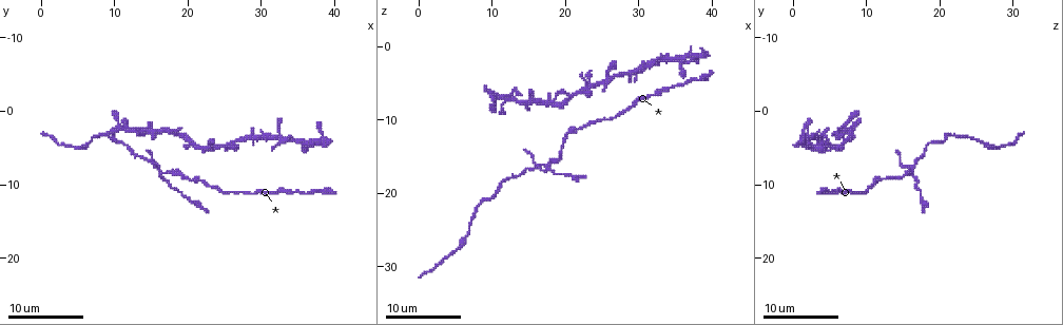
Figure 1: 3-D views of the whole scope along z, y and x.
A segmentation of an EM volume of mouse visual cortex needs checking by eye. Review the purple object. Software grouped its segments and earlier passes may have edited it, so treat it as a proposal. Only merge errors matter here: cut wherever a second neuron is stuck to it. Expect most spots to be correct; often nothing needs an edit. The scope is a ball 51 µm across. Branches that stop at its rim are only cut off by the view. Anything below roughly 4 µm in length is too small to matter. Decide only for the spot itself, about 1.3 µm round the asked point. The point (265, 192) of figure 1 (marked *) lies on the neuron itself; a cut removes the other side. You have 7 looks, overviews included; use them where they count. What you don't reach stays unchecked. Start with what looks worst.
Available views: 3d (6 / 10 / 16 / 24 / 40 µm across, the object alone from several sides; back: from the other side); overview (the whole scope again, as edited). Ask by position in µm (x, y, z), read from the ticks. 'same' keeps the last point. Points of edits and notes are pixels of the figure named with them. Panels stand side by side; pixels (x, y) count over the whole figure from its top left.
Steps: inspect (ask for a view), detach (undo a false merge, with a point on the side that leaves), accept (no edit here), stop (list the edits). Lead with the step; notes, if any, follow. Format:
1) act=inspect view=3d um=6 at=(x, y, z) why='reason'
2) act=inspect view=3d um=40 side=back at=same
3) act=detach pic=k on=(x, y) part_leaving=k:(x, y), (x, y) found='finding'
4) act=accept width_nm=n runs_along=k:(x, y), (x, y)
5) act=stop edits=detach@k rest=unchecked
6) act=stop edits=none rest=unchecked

act=inspect view=3d um=10 at=(16.5, 8.5, 16.0) why='four or more arms meet'

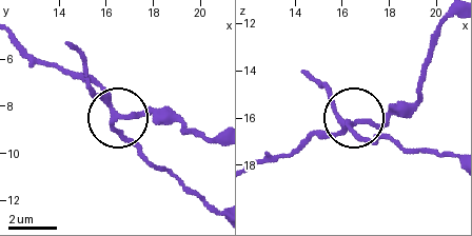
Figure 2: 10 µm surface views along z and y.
act=inspect view=3d um=10 side=back at=(16.4, 8.5, 16.3)

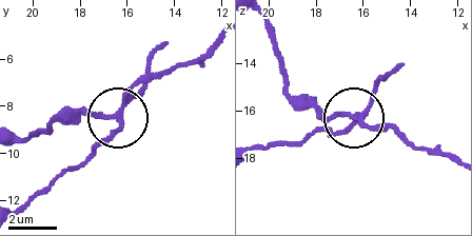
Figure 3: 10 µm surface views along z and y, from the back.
act=detach pic=3 on=(140, 97) arms=4 part_leaving=3:(124, 113), (118, 129), (87, 158), (21, 204) found='two neurons meet here'

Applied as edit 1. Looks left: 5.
act=inspect view=overview why='see it whole again'

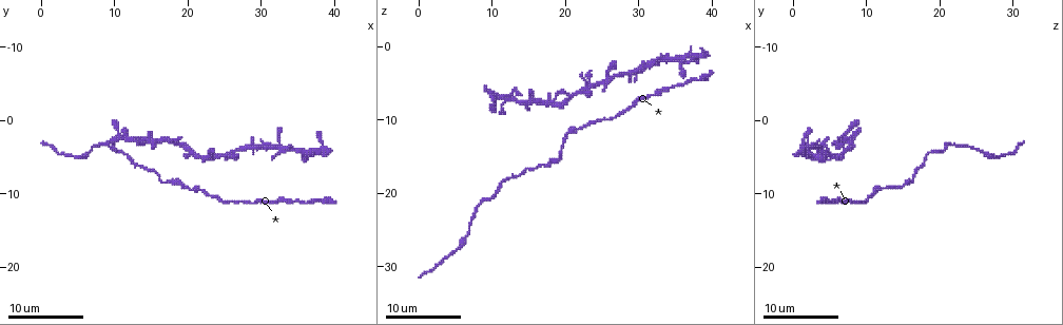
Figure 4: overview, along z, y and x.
act=inspect view=3d um=6 at=(11.5, 5.0, 18.5) why='thin neck'

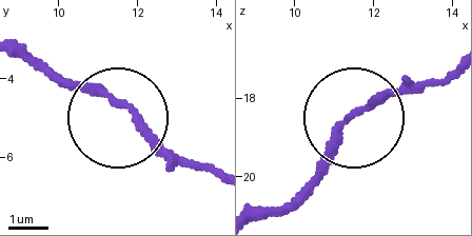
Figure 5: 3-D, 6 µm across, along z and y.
act=inspect view=3d um=6 side=back at=(11.55, 4.60, 18.35)

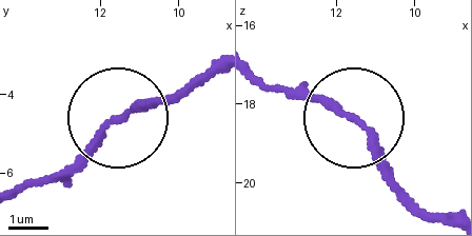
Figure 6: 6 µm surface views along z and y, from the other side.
act=accept runs_along=6:(18, 195), (69, 169), (129, 107), (185, 98) found='all the same neuron'

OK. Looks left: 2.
act=inspect view=3d um=10 at=(14.5, 3.0, 7.5) why='sudden change in width'

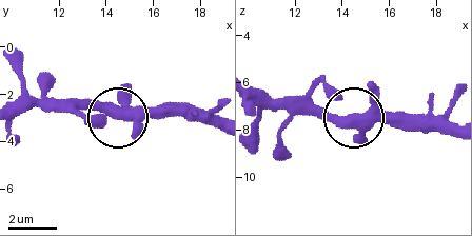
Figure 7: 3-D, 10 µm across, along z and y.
act=inspect view=3d um=10 side=back at=(14.7, 2.8, 7.6)

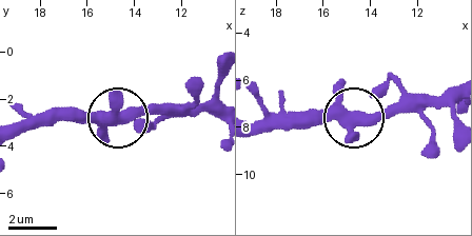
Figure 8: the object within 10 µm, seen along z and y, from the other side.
act=accept width_nm=430 runs_along=8:(253, 119), (368, 119), (433, 107) found='continuous, no second neuron'

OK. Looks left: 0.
act=stop edits=detach@3 rest=unchecked

